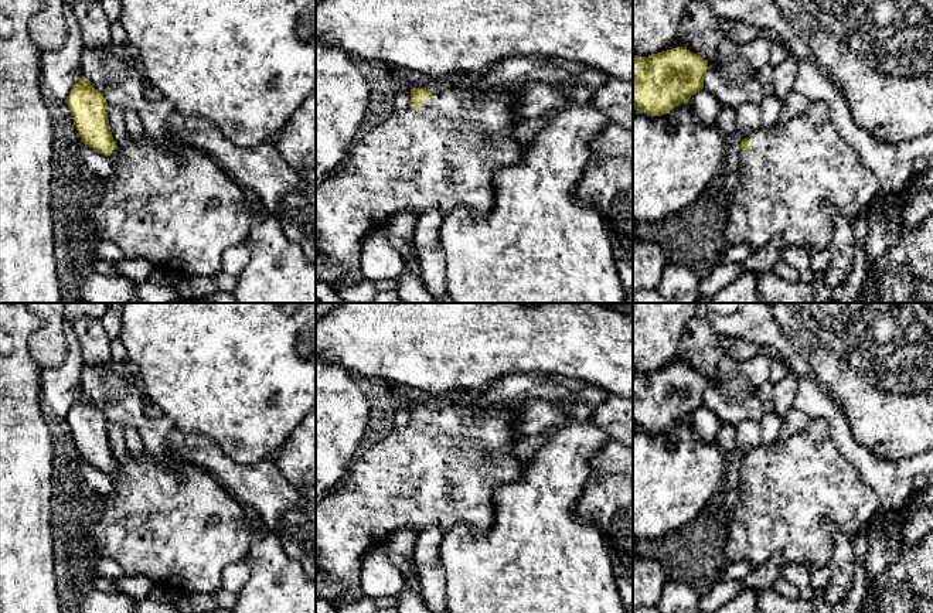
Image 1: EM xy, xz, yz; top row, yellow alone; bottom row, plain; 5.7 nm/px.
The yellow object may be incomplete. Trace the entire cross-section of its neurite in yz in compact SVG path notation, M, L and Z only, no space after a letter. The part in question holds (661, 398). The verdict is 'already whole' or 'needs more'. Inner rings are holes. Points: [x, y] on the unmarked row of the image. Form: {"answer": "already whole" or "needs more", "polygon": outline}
{"answer": "already whole", "polygon": "M684 365L633 372L633 423L650 433L668 430L704 406L708 378Z"}

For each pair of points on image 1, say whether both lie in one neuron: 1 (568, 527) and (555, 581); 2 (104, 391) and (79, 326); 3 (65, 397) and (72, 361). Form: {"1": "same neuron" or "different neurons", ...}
{"1": "same neuron", "2": "different neurons", "3": "same neuron"}

